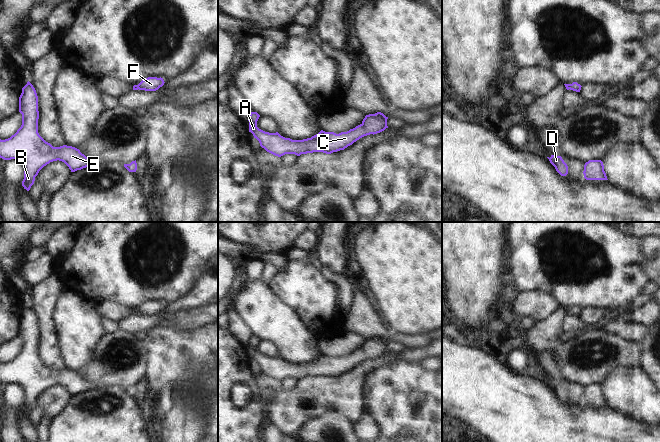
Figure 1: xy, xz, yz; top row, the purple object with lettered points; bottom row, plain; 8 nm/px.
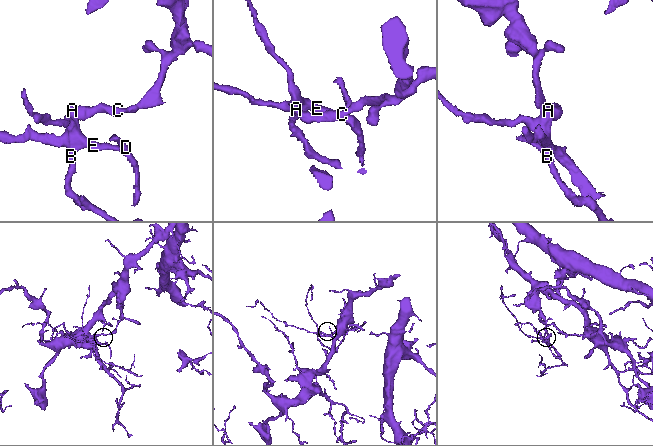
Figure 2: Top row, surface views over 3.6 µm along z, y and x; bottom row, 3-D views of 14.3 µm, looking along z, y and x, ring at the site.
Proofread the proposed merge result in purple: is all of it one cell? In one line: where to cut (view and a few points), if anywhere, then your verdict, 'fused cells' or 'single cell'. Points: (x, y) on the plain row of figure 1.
no cut; single cell

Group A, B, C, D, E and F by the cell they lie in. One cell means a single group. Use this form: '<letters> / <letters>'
A B C D E F

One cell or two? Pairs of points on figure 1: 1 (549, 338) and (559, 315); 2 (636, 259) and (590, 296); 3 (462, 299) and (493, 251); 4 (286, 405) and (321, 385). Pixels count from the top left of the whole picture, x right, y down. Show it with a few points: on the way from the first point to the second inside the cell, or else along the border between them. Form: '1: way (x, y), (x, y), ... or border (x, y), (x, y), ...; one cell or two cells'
1: way (549, 332), (555, 321); one cell
2: way (625, 261), (601, 285); one cell
3: way (471, 287), (472, 272), (481, 263); one cell
4: way (295, 401), (298, 398), (312, 394); one cell

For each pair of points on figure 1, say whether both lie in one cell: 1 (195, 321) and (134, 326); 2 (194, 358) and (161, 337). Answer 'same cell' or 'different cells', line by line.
1: different cells
2: same cell

